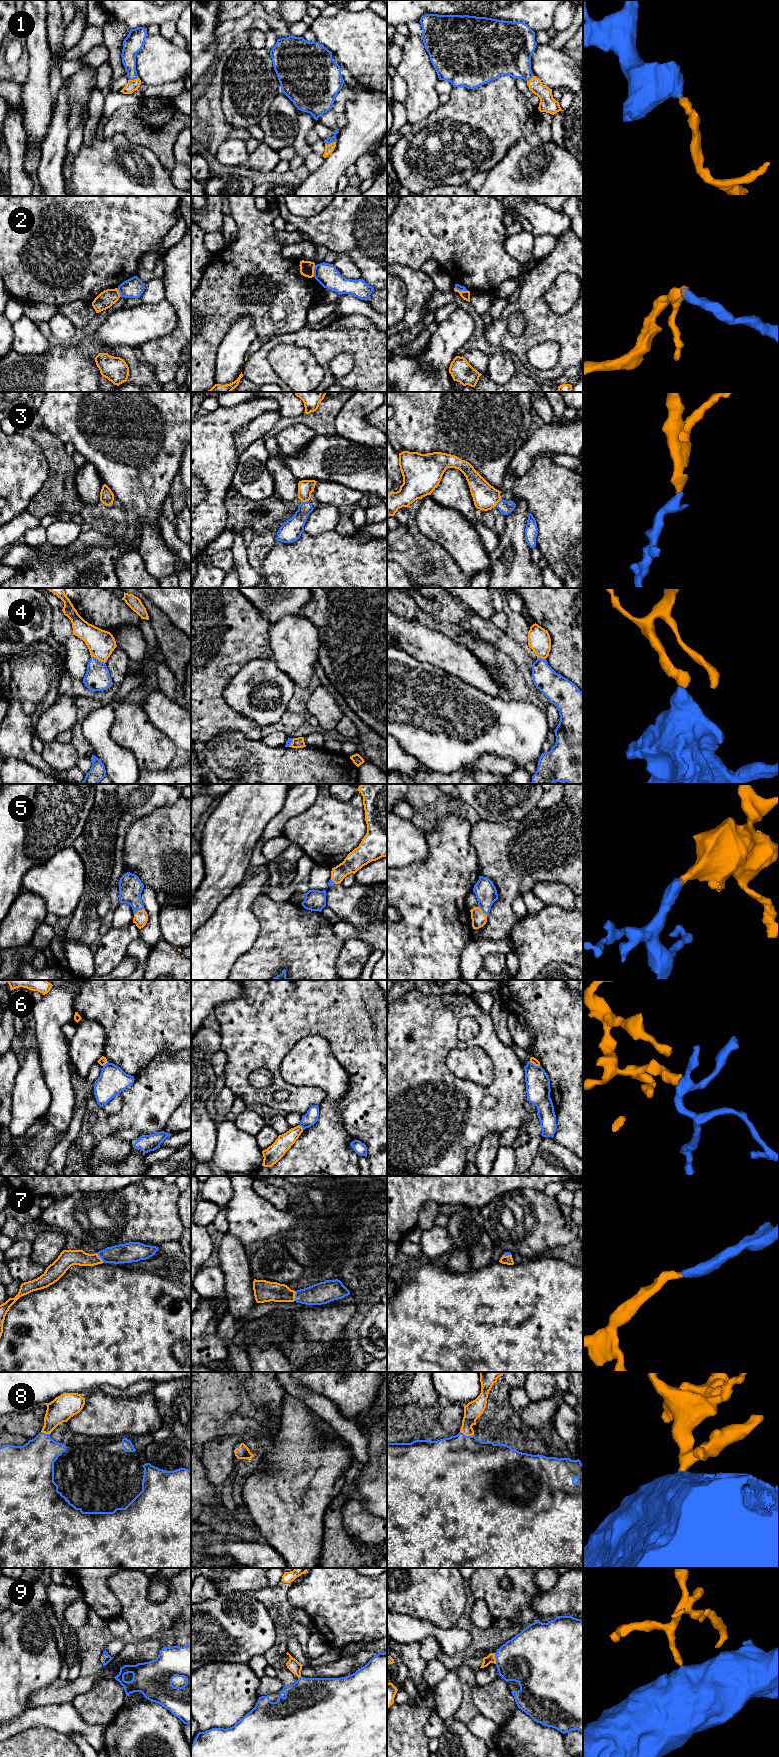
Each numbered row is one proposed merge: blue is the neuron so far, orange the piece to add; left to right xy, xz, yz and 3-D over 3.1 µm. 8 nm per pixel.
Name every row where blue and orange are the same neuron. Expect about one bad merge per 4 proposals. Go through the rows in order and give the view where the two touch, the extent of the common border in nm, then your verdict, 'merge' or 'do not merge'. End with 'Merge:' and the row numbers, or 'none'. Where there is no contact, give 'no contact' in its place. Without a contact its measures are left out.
1: contact in xz; length 90 nm; merge
2: contact in xz; length 100 nm; do not merge
3: contact in yz; length 80 nm; merge
4: contact in xy; length 130 nm; do not merge
5: contact in xy; length 90 nm; merge
6: contact in yz; length 100 nm; do not merge
7: contact in xy; length 100 nm; merge
8: contact in yz; length 120 nm; merge
9: contact in yz; length 90 nm; merge
Merge: 1, 3, 5, 7, 8, 9

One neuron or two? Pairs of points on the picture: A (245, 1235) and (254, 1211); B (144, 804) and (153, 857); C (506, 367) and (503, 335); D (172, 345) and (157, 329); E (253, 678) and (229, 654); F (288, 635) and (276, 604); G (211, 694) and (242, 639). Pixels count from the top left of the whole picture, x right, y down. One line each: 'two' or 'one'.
A: one
B: two
C: two
D: two
E: two
F: two
G: one

